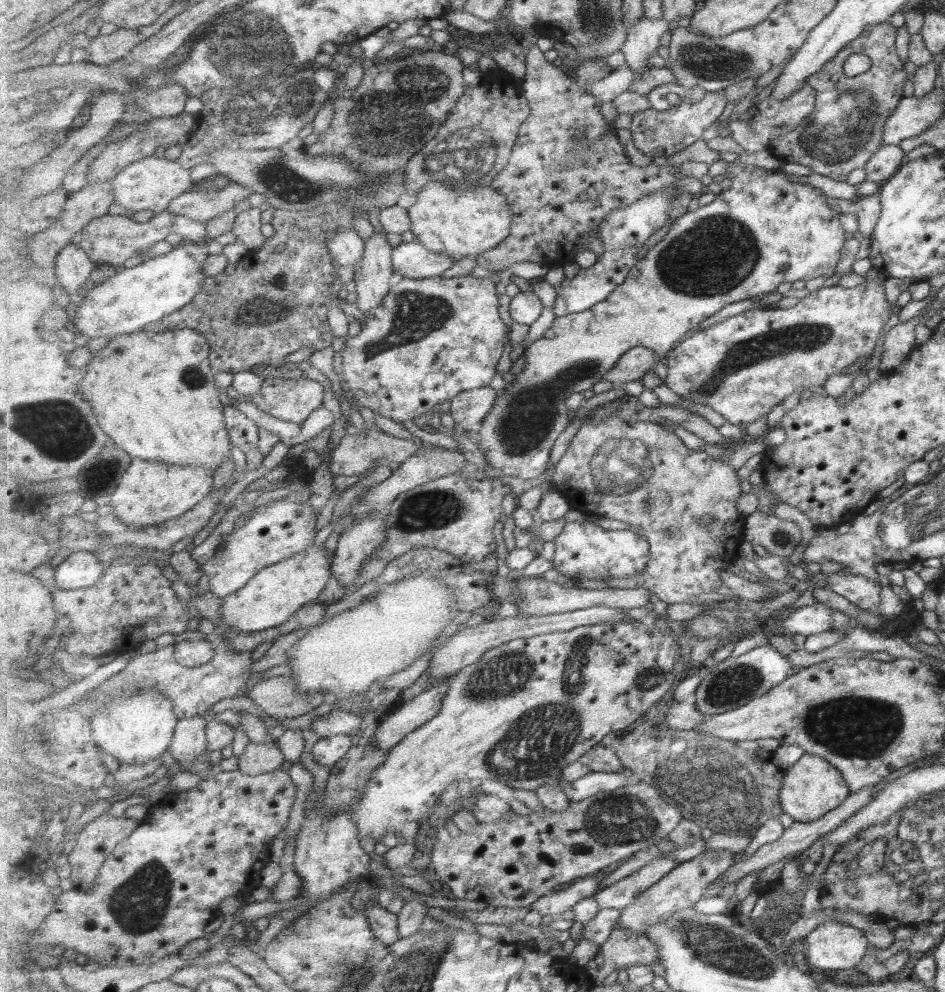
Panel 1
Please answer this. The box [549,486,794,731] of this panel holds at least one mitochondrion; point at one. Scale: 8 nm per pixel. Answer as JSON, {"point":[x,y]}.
{"point":[733,685]}

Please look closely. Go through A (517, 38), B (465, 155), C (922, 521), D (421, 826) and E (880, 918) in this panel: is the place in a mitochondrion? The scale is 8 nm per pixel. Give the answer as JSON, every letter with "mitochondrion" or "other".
{"A":"other","B":"mitochondrion","C":"mitochondrion","D":"other","E":"other"}

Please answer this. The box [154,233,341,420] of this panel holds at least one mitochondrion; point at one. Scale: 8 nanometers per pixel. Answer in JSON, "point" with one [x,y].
{"point":[273,307]}

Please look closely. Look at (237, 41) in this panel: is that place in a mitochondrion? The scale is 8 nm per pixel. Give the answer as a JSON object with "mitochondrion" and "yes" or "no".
{"mitochondrion":"yes"}

